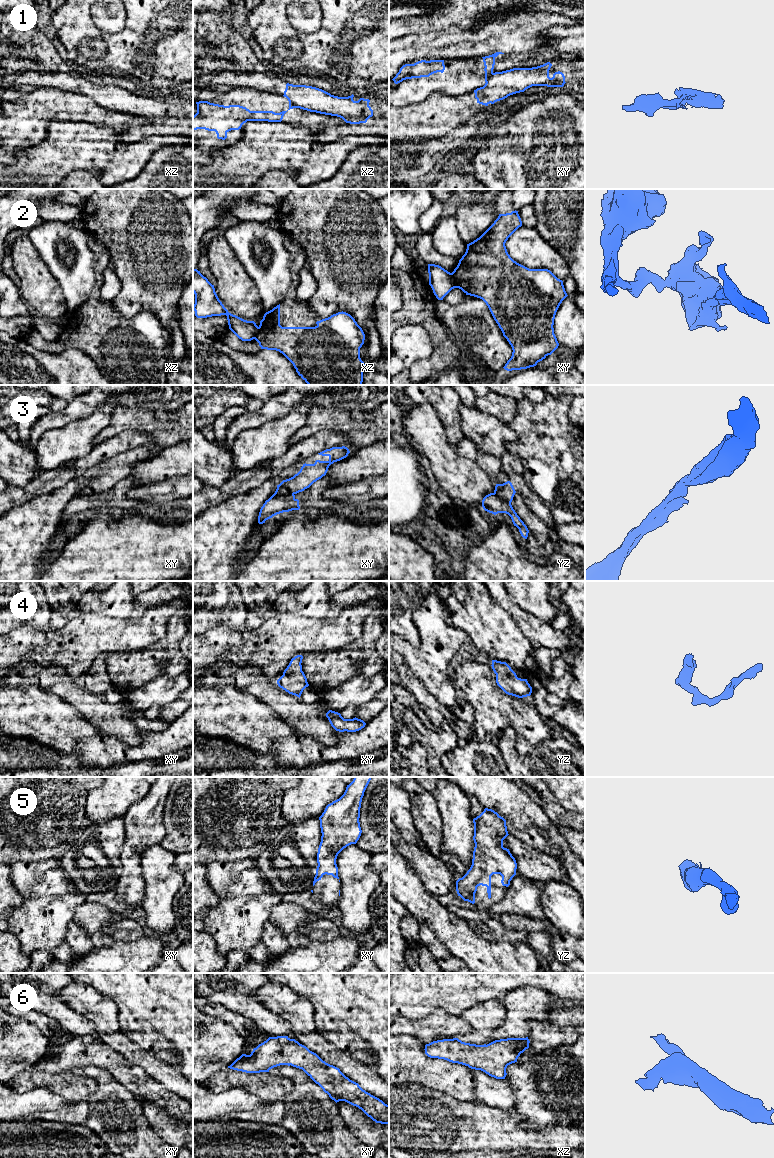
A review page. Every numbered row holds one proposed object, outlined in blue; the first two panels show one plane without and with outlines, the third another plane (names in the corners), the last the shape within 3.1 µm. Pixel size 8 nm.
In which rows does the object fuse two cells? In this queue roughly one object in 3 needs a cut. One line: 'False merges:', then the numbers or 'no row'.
False merges: 1, 2, 3

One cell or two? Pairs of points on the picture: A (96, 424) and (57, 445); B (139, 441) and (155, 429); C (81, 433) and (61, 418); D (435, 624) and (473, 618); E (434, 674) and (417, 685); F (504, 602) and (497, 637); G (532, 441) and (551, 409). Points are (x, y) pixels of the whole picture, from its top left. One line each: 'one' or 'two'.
A: one
B: two
C: two
D: two
E: two
F: two
G: one

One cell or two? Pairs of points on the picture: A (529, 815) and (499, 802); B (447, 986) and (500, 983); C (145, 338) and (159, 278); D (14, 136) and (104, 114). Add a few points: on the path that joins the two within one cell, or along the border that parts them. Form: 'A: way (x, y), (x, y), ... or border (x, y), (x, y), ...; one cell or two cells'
A: way (522, 813), (511, 802), (506, 802); one cell
B: way (460, 988), (463, 991), (474, 992), (487, 988); one cell
C: border (128, 318), (149, 311), (166, 330); two cells
D: way (36, 117), (82, 116); one cell

